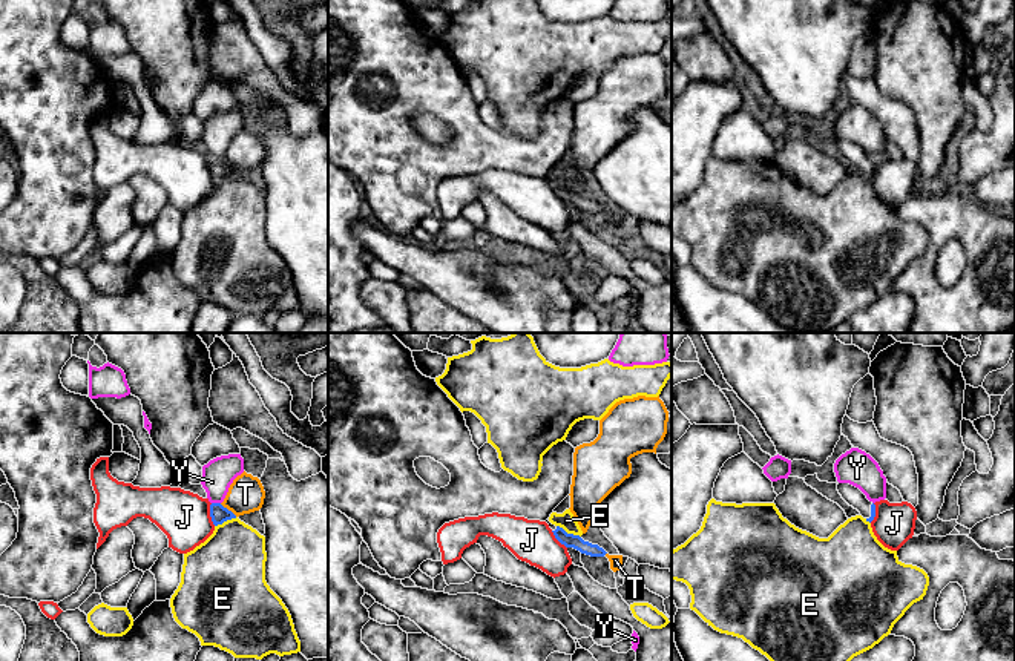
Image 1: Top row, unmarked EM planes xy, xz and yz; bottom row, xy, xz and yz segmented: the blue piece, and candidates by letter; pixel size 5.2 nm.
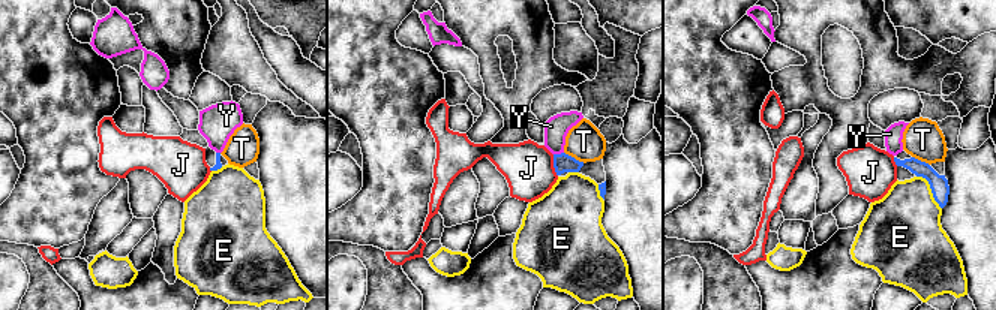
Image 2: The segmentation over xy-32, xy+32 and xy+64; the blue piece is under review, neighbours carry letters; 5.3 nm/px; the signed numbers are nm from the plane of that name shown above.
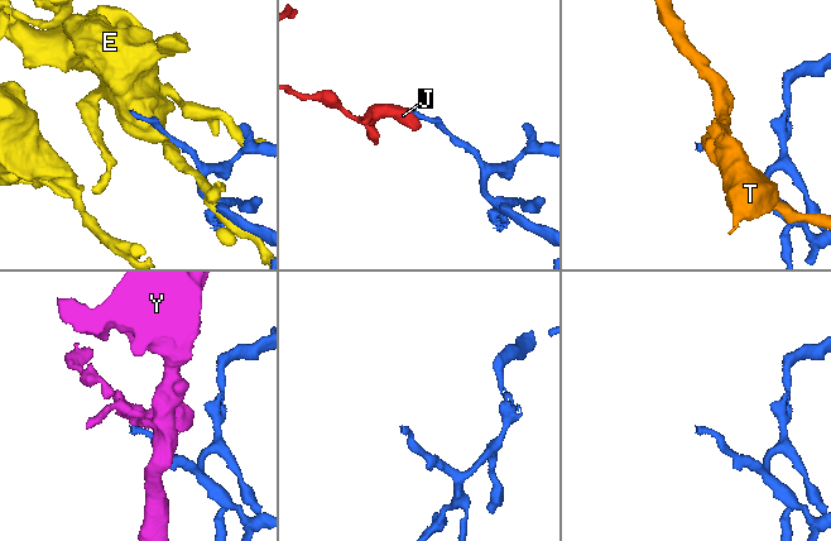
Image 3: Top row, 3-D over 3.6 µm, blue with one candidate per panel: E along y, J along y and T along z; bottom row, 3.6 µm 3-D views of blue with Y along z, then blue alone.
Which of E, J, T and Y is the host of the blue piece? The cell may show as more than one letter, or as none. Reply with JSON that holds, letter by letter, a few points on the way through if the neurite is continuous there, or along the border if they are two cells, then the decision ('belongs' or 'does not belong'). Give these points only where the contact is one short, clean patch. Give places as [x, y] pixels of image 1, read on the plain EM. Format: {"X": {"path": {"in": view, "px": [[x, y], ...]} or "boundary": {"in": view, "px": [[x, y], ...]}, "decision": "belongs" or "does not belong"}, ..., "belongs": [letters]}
{"E": {"decision": "does not belong"}, "J": {"boundary": {"in": "xy", "px": [[210, 160], [210, 177], [215, 181]]}, "decision": "does not belong"}, "T": {"boundary": {"in": "xy", "px": [[220, 160], [236, 172]]}, "decision": "does not belong"}, "Y": {"boundary": {"in": "xy", "px": [[212, 158], [220, 160]]}, "decision": "does not belong"}, "belongs": []}

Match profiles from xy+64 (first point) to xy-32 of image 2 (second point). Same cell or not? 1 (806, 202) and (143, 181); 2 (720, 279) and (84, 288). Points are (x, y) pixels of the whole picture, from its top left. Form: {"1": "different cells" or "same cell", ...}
{"1": "different cells", "2": "different cells"}

